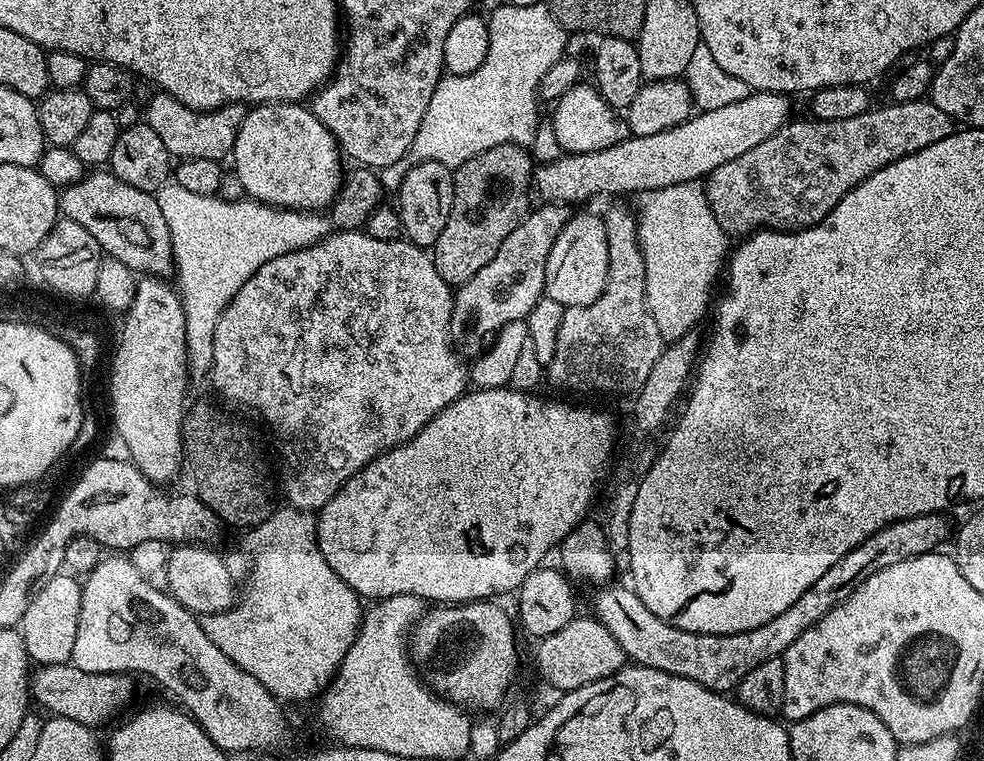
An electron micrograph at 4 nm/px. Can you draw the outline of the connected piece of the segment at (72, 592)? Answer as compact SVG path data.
M61 572L47 586L32 597L30 606L20 623L21 636L27 646L29 659L44 667L67 663L72 657L77 640L77 624L81 614L81 581L66 572Z

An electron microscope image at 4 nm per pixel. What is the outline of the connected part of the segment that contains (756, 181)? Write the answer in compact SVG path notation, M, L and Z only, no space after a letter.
M928 98L907 100L901 104L888 102L885 108L872 106L854 118L807 119L793 119L766 138L766 142L758 142L754 150L746 150L746 154L718 166L707 176L708 205L729 237L744 238L761 230L794 232L801 228L813 228L822 222L822 218L826 218L826 214L830 214L830 210L834 210L834 206L838 206L840 199L851 188L861 184L867 176L890 166L890 162L898 158L914 154L926 146L934 146L934 142L942 142L942 138L954 130L950 114L938 110L938 106L934 106Z

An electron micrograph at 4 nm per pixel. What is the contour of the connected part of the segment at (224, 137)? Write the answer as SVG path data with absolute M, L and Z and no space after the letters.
M157 91L155 95L149 98L148 109L146 107L143 109L142 116L150 126L150 130L154 130L158 138L162 138L169 156L177 161L190 158L223 161L231 157L232 147L238 138L238 130L244 121L246 108L243 103L223 104L213 112L199 112L178 102L178 98L165 92Z

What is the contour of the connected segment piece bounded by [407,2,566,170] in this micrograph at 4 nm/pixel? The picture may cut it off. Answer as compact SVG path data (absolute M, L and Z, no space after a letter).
M508 2L494 9L487 22L488 49L482 66L465 76L441 76L434 95L430 97L430 106L426 106L426 114L422 114L422 126L418 126L418 134L414 134L412 149L407 154L409 161L442 162L447 168L455 170L494 146L528 146L535 138L537 124L542 119L542 113L536 109L540 80L565 55L566 30L553 18L551 7L540 2L533 2L530 6Z

